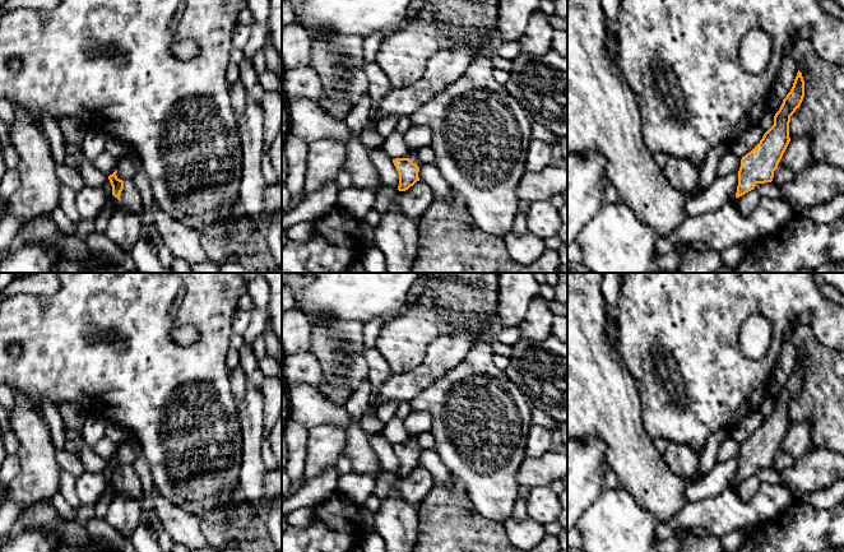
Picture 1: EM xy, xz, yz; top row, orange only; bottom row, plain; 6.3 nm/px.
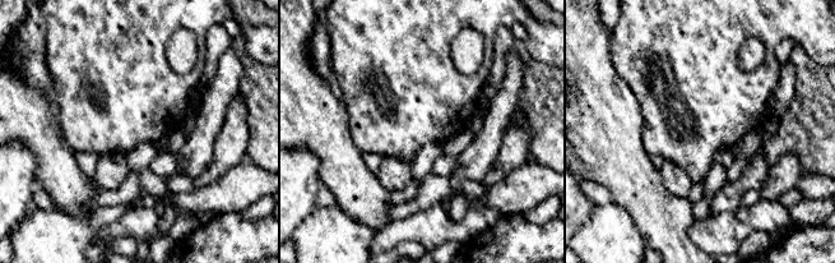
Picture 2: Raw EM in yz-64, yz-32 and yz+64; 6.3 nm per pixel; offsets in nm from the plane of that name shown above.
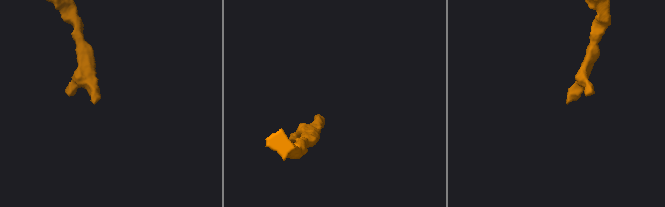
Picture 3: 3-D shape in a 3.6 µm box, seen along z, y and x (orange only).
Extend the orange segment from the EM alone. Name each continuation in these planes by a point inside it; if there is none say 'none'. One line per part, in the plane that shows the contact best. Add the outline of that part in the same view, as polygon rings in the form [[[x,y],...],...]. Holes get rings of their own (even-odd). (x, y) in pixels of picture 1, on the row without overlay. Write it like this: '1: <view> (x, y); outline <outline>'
1: xy (130, 485); outline [[[131,464],[124,465],[124,474],[117,484],[121,495],[136,498],[140,504],[144,501],[142,482]]]

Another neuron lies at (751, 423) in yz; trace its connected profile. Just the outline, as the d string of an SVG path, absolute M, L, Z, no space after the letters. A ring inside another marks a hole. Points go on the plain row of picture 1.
M759 410L752 412L729 431L729 437L741 444L745 442L760 428L764 419L765 417Z

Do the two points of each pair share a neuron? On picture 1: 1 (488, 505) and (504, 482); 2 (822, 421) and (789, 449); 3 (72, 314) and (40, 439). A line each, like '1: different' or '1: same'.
1: same
2: different
3: different

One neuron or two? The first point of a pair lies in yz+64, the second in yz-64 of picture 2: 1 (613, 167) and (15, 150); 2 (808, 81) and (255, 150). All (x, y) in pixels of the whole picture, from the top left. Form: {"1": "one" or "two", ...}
{"1": "two", "2": "one"}

